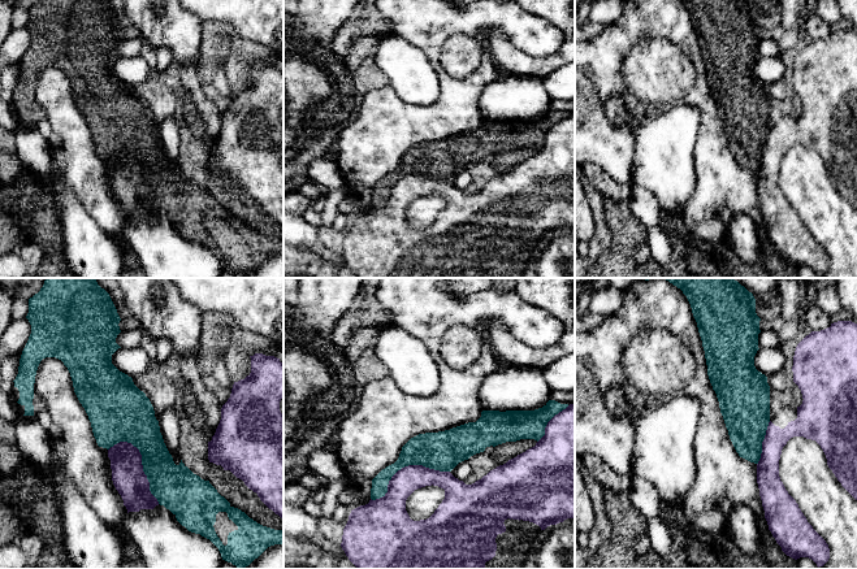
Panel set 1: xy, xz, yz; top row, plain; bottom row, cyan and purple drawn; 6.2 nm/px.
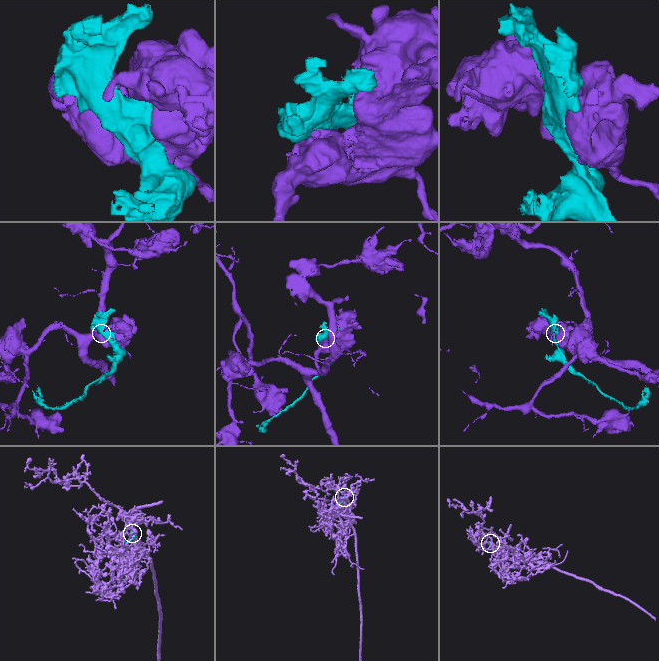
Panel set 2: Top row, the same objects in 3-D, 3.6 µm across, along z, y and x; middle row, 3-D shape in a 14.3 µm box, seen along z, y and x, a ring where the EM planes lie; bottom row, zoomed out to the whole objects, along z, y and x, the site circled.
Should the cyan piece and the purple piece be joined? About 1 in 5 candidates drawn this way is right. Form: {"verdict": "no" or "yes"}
{"verdict": "no"}

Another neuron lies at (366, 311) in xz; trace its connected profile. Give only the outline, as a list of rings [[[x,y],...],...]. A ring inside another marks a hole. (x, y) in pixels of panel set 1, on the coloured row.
[[[364,278],[359,294],[330,334],[329,340],[333,346],[342,349],[354,331],[364,327],[380,327],[390,321],[389,310],[376,297],[378,282],[380,278]]]

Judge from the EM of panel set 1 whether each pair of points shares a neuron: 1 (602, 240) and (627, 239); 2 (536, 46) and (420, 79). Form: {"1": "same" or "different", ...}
{"1": "different", "2": "different"}

